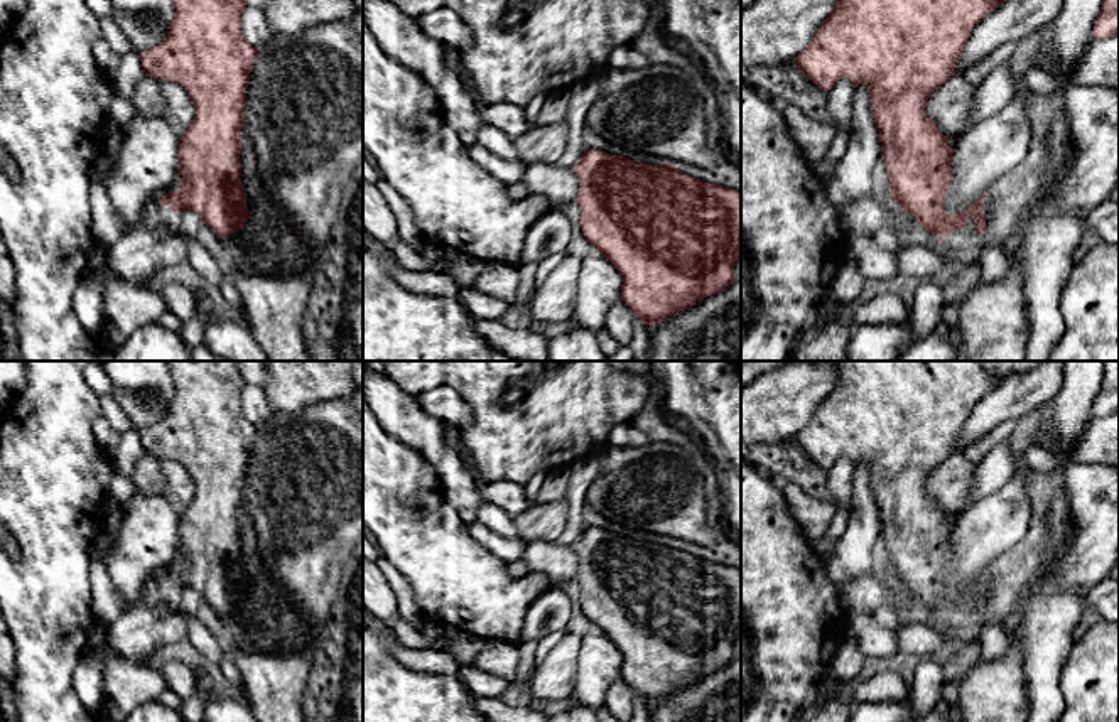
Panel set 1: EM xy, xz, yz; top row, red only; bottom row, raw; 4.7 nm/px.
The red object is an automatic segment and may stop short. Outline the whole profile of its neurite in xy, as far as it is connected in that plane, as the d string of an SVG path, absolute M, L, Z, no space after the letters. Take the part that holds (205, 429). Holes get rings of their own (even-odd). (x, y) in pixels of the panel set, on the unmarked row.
M167 361L167 366L174 386L167 413L138 432L145 454L177 461L189 471L196 494L179 516L177 547L182 557L169 562L169 570L160 579L145 580L140 602L177 611L182 602L181 590L191 587L224 617L251 594L240 560L240 530L248 457L260 428L241 410L246 383L240 361Z

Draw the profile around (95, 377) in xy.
M91 363L84 368L84 381L88 386L98 395L111 395L113 391L113 383L110 376L105 373L101 363Z

